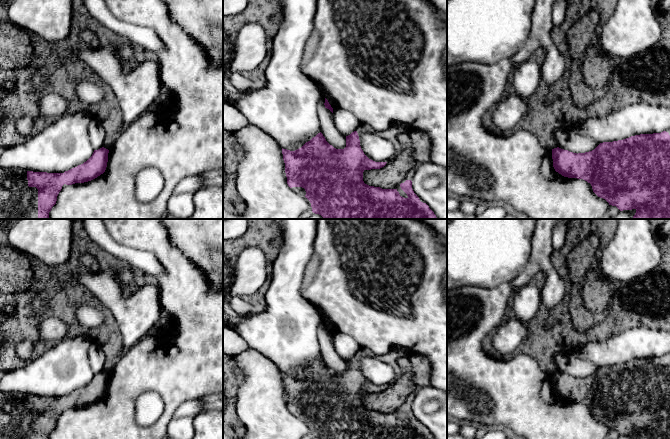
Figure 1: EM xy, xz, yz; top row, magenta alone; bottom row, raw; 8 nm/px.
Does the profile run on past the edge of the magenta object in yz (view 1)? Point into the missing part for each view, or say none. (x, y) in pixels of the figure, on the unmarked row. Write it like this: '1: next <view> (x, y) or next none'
1: next none

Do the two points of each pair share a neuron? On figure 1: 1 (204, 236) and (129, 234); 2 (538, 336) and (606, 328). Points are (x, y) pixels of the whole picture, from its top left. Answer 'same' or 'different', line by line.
1: different
2: same

